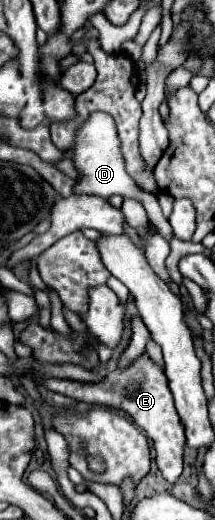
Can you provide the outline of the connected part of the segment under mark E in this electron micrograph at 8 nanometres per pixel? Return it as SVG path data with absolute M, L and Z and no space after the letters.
M139 355L133 363L129 363L125 369L115 369L105 375L101 381L73 381L73 379L55 379L55 377L37 377L37 385L67 395L75 401L83 401L89 405L105 405L113 409L125 411L135 425L145 433L147 439L151 439L151 447L155 451L155 463L161 471L161 475L169 481L175 483L181 473L183 473L183 453L185 445L184 428L180 422L178 413L175 413L173 405L173 395L167 385L167 377L163 369L149 357L149 355Z

